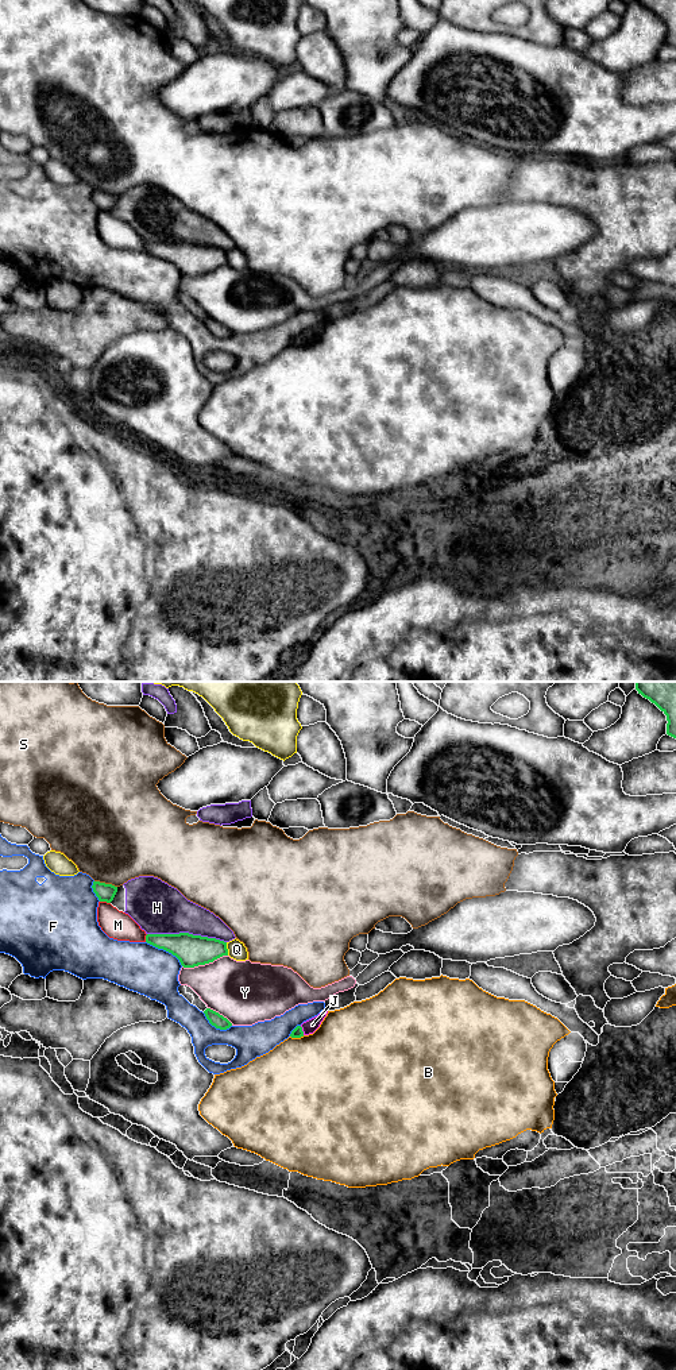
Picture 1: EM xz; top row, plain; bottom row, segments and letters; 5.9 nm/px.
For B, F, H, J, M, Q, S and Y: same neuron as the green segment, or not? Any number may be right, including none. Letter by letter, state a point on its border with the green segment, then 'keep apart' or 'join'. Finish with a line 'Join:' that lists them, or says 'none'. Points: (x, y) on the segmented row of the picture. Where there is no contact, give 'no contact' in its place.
B: contact xz (297, 1037); keep apart
F: contact xz (165, 949); keep apart
H: contact xz (186, 933); keep apart
J: contact xz (301, 1030); keep apart
M: contact xz (105, 900); keep apart
Q: contact xz (227, 949); keep apart
S: contact xz (104, 883); keep apart
Y: contact xz (204, 964); keep apart
Join: none

